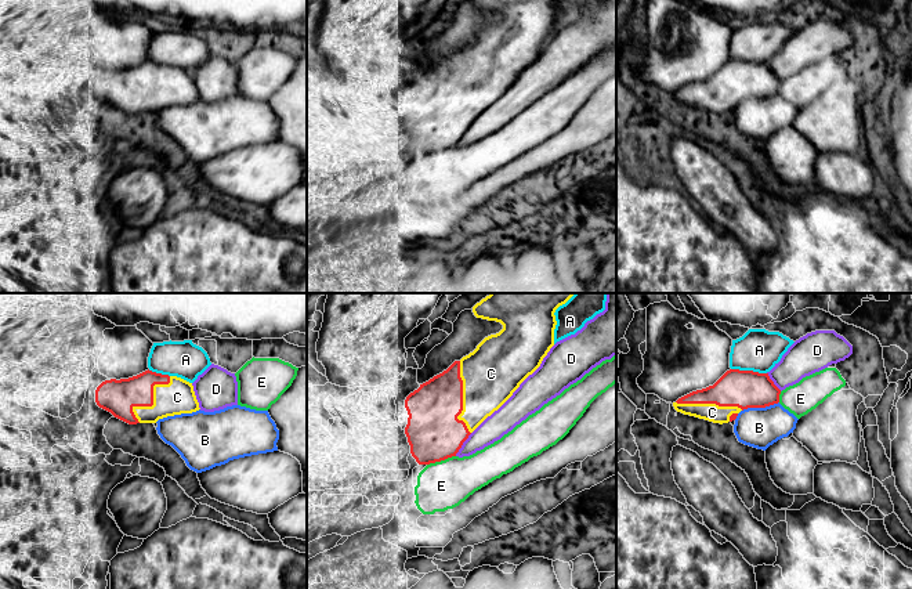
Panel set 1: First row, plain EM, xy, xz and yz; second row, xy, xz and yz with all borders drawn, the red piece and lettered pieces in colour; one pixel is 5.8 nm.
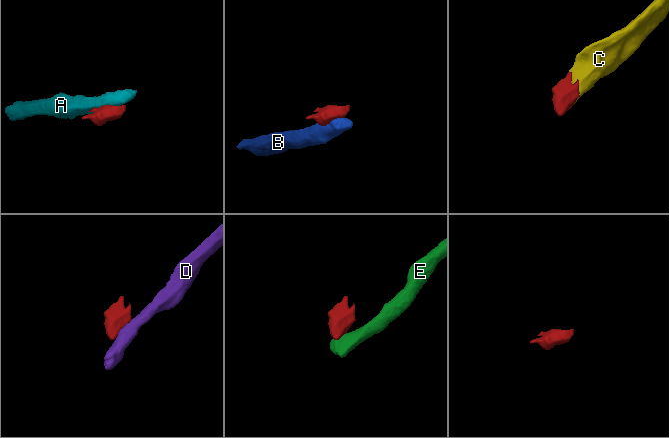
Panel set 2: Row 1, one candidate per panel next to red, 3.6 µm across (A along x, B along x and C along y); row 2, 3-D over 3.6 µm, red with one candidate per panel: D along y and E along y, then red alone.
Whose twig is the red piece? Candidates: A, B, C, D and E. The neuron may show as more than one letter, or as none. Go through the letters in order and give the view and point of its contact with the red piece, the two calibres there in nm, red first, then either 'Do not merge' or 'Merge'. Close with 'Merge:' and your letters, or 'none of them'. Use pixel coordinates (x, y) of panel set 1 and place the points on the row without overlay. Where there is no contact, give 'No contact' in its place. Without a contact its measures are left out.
A: Touches red at yz (749, 61). Thickness 220 nm (red) against 240 nm. Do not merge
B: Touches red at yz (760, 97). Thickness 220 nm (red) against 240 nm. Do not merge
C: Touches red at xy (152, 91). Thickness 200 nm (red) against 200 nm. Merge
D: Touches red at xz (462, 134). Thickness 320 nm (red) against 150 nm. Do not merge
E: Touches red at xz (441, 150). Thickness 320 nm (red) against 280 nm. Do not merge
Merge: C

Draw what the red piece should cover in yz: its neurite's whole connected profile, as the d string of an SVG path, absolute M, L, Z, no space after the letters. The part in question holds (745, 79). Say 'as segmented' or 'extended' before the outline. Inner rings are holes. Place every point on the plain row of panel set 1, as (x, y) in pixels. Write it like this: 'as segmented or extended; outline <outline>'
extended; outline M730 59L713 76L678 88L673 97L684 105L723 115L743 100L778 94L779 84L768 64Z

